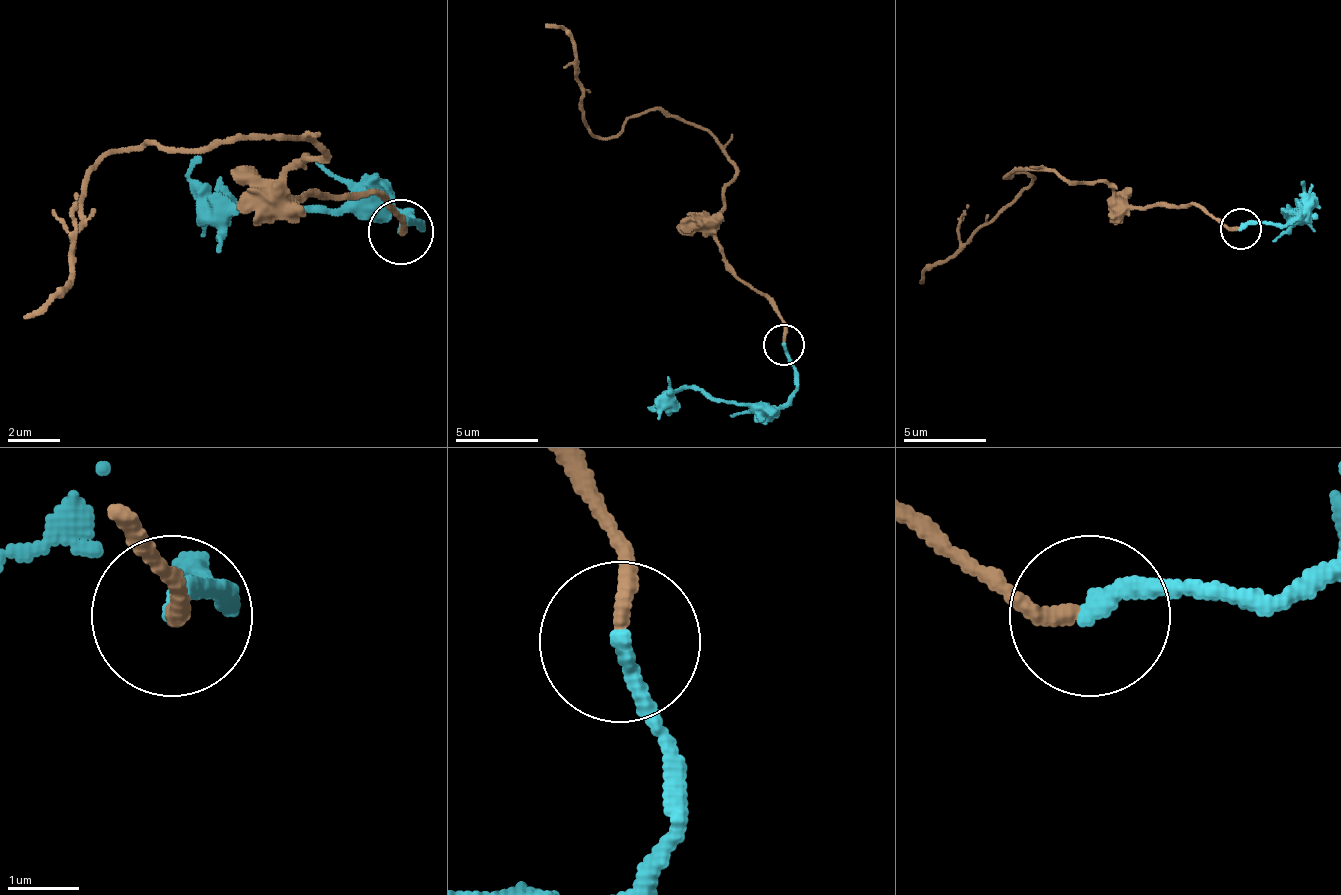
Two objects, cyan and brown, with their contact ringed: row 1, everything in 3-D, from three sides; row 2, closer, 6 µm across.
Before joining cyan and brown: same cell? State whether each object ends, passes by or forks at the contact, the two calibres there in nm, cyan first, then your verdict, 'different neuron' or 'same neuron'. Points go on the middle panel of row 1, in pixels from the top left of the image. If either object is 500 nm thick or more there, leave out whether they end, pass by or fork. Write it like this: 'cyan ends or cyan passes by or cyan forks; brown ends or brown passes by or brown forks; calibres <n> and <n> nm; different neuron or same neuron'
cyan ends; brown ends; calibres 240 and 200 nm; same neuron

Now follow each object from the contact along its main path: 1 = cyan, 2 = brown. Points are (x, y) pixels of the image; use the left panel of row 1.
1: (402, 230), (422, 224), (389, 210), (278, 210), (232, 204), (199, 178), (199, 158)
2: (402, 230), (383, 197), (291, 197), (324, 158), (304, 138), (133, 145), (81, 197), (74, 276), (22, 315)

